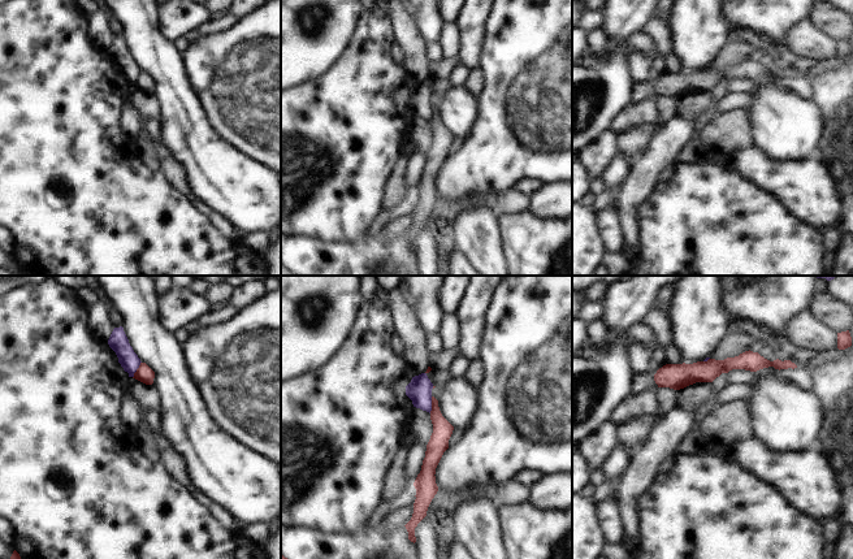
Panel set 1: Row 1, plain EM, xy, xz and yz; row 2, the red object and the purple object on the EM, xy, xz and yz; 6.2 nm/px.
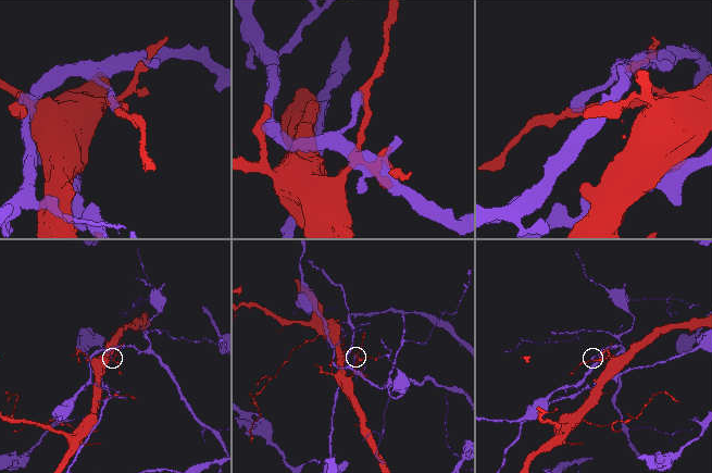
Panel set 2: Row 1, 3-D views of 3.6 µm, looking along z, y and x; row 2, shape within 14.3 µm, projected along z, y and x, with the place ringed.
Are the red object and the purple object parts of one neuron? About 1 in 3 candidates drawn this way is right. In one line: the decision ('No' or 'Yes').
No

